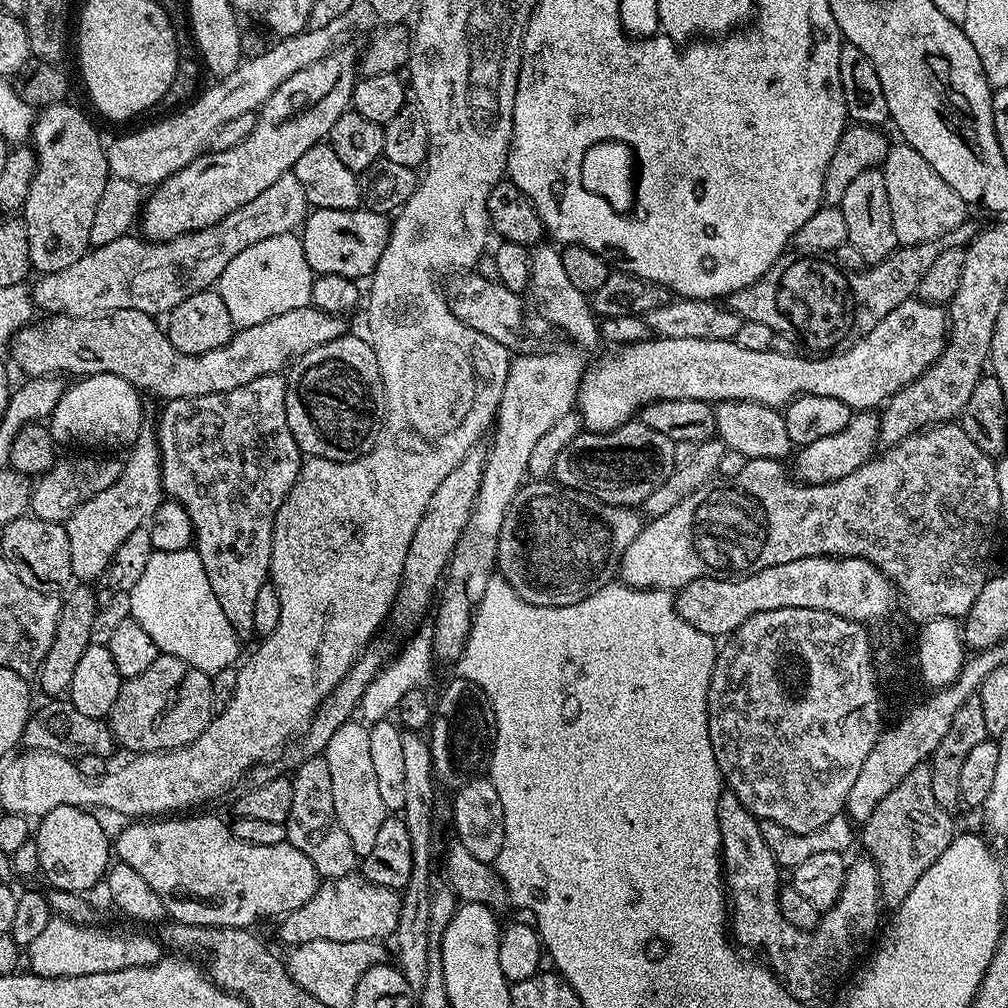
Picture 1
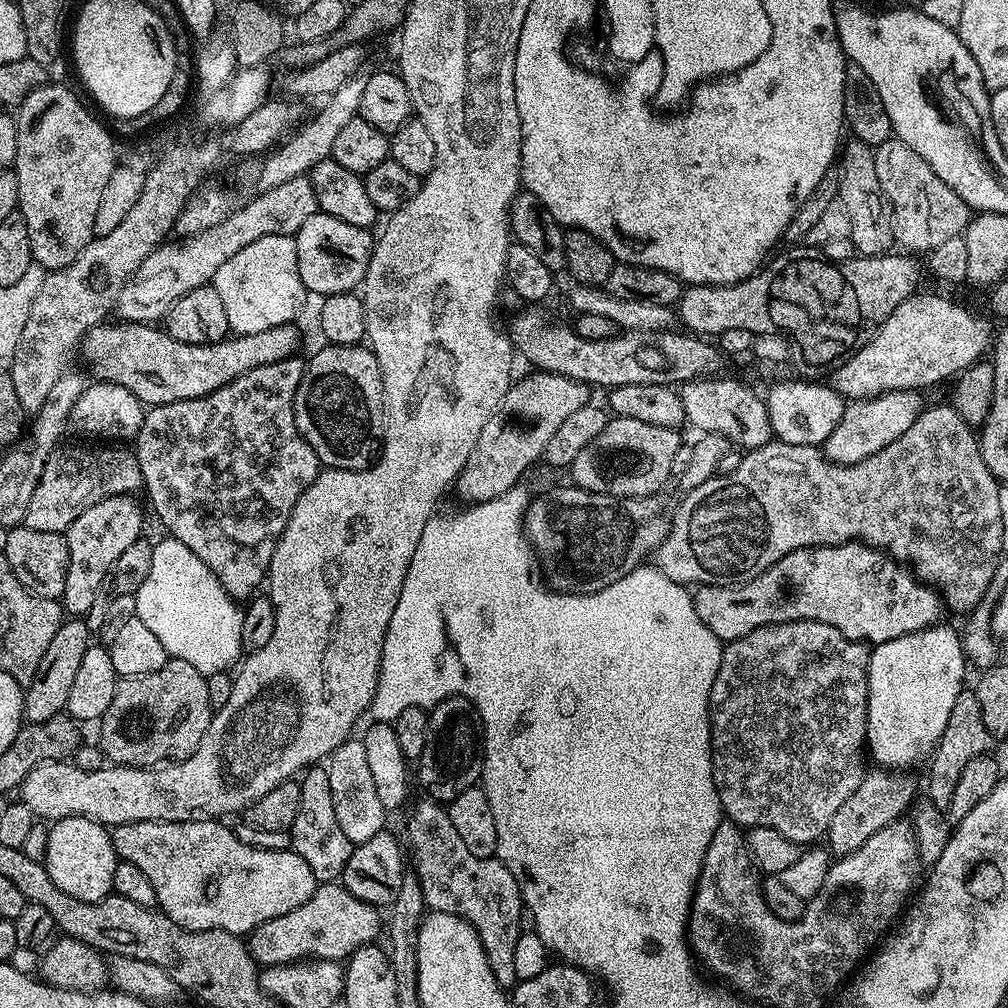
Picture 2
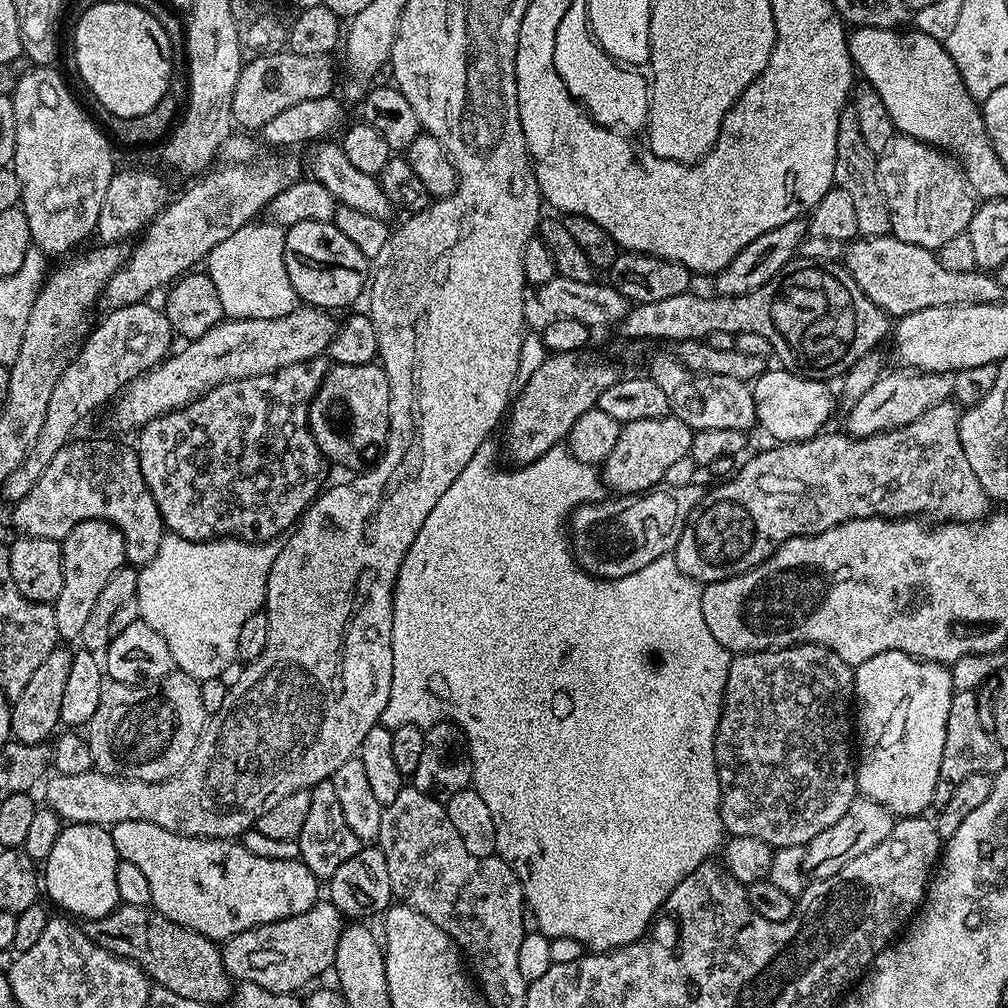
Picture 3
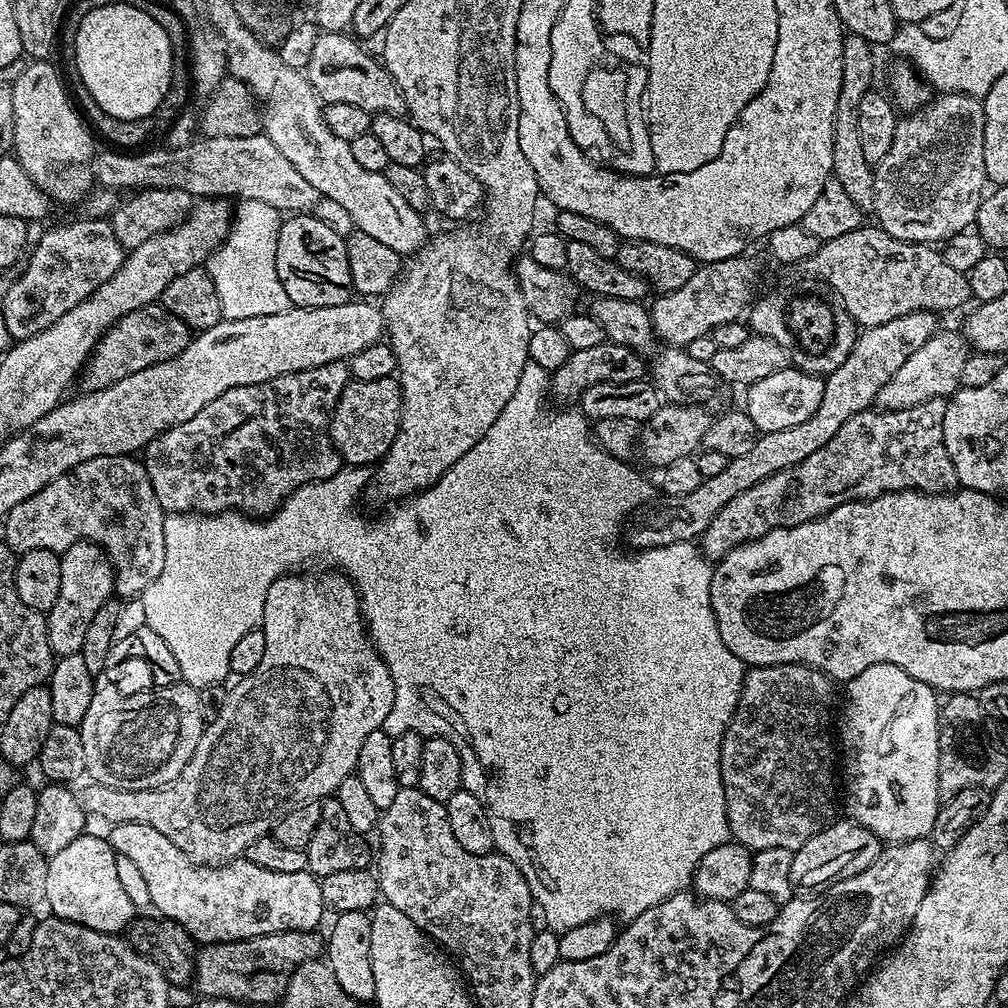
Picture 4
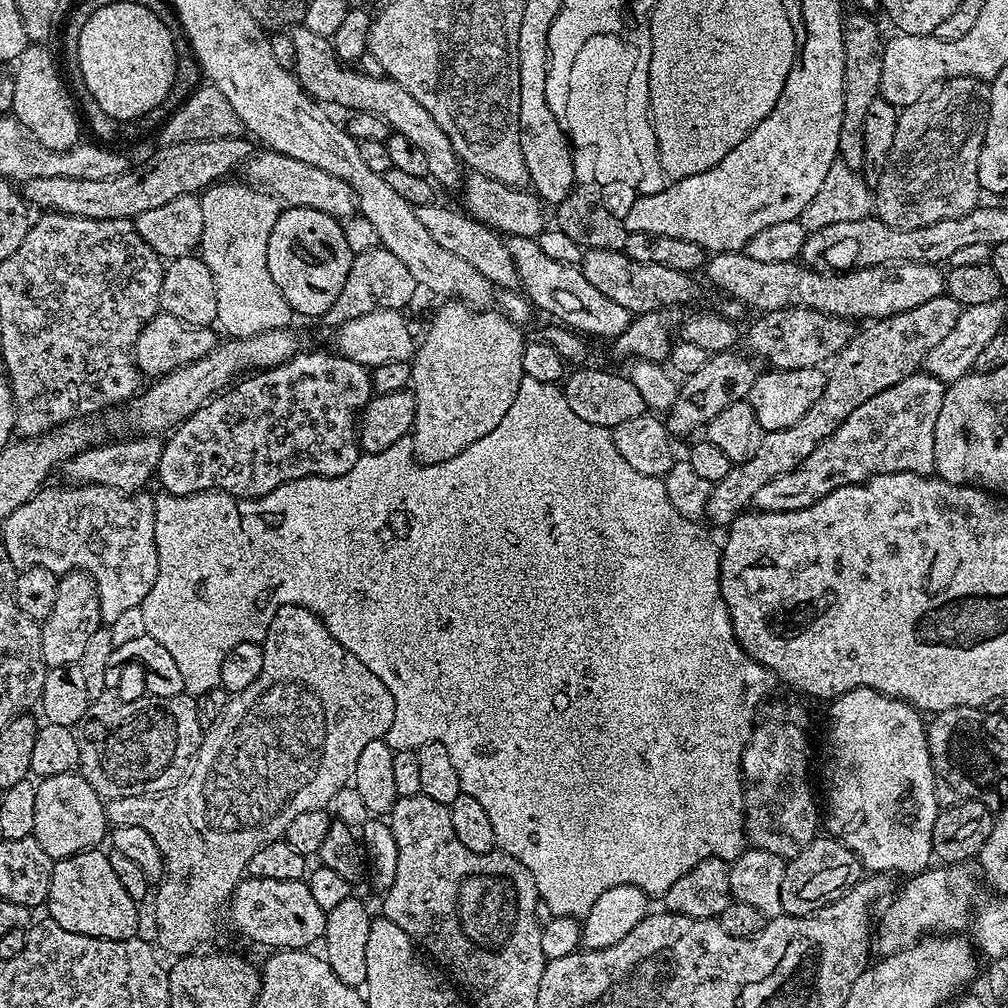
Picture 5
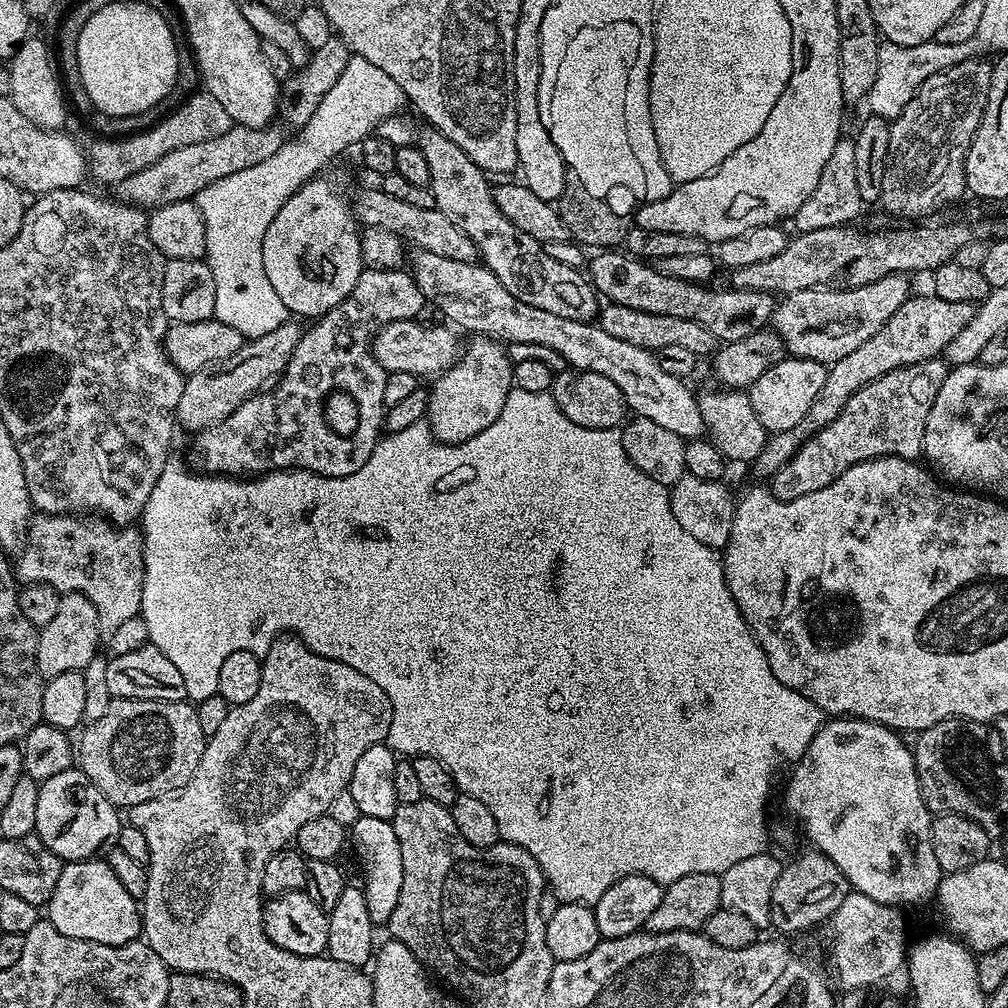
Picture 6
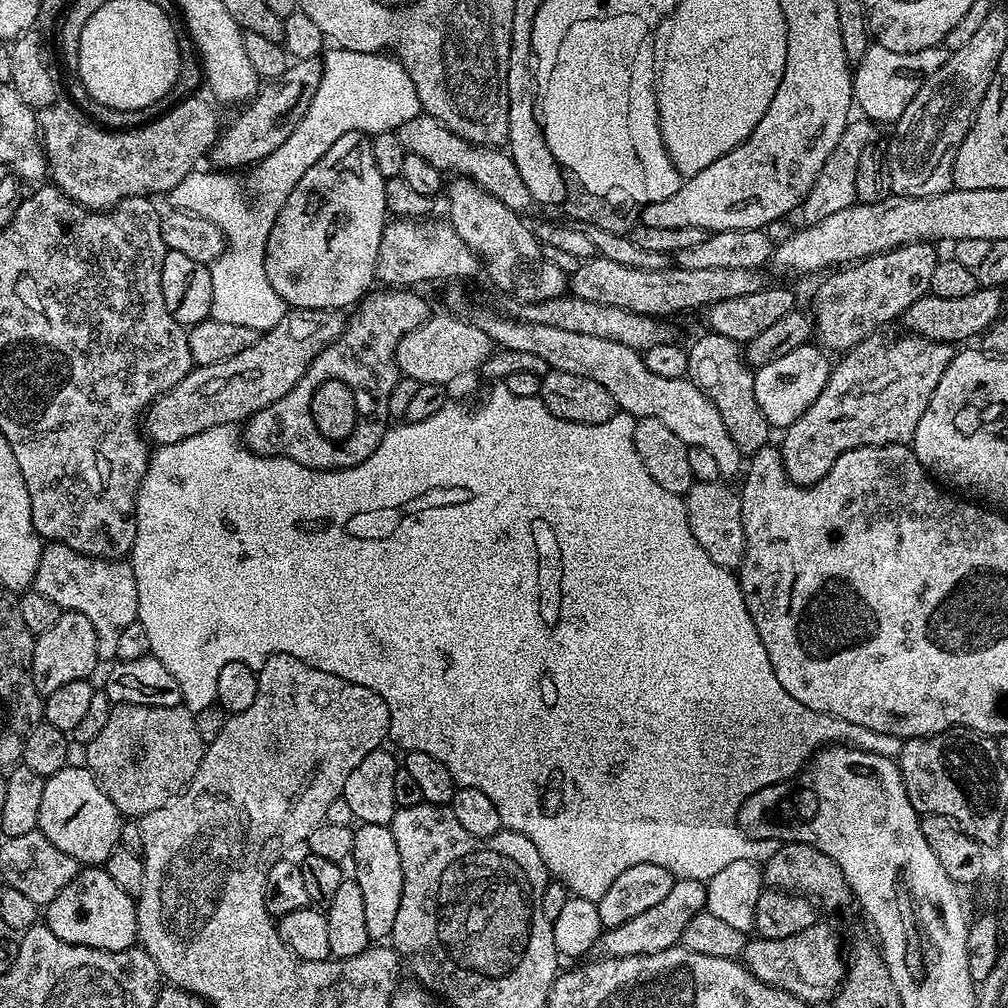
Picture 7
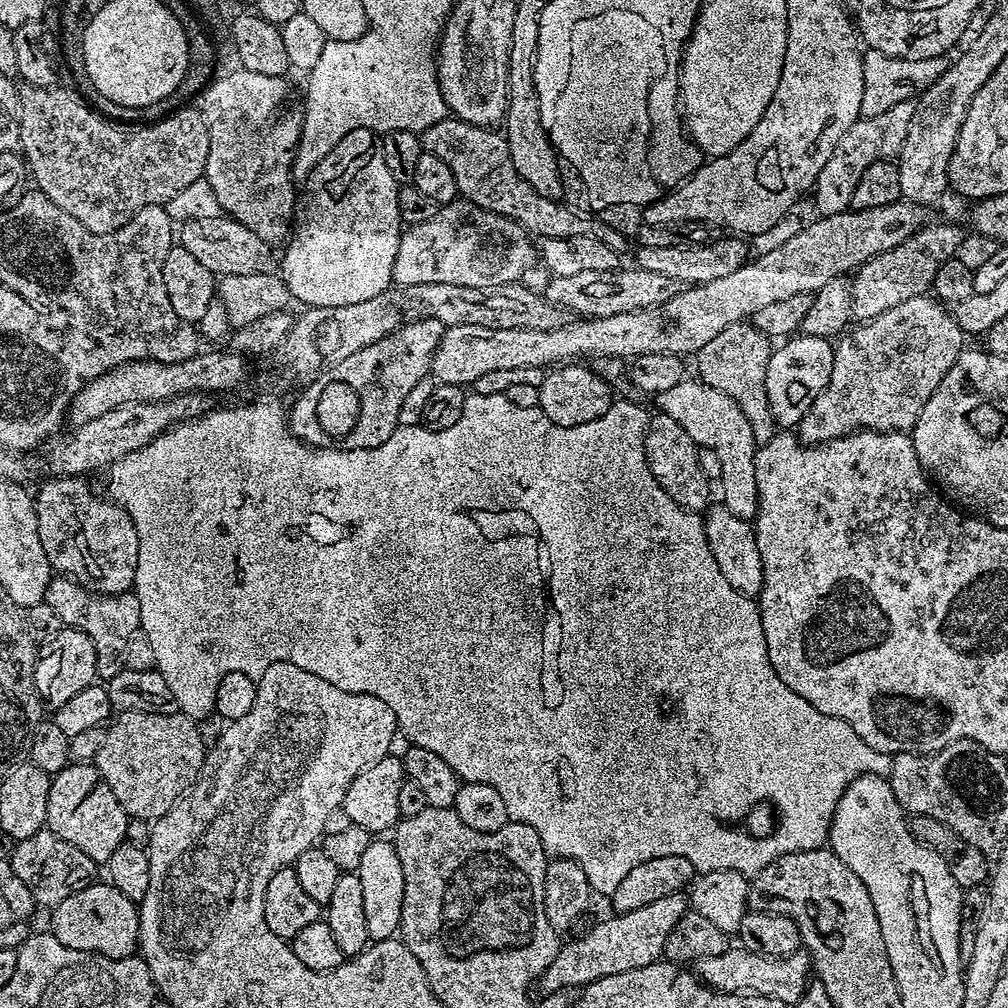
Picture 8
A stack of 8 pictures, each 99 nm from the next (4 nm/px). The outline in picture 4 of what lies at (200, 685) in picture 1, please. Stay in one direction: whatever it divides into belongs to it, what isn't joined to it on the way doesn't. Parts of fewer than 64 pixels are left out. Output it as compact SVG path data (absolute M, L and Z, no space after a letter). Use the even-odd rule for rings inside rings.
M183 682L149 689L149 692L132 692L129 696L116 688L97 687L93 691L86 718L82 718L78 727L86 753L87 775L92 776L95 783L114 786L118 790L160 788L177 780L190 762L206 727L199 691Z

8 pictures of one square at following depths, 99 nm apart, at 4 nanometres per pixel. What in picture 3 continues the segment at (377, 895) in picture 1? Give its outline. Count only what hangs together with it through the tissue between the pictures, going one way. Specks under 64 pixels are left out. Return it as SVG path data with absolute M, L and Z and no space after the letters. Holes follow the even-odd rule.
M318 902L302 914L260 924L223 941L224 965L233 981L257 984L271 992L299 993L336 962L336 947L346 927L345 917L330 902Z

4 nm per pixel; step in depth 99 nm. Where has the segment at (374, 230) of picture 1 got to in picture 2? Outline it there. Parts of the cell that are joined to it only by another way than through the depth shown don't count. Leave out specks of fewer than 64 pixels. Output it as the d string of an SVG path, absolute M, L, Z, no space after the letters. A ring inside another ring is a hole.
M317 210L313 216L306 218L295 234L298 250L298 274L309 293L317 292L323 298L351 292L359 289L364 282L364 275L372 257L374 247L373 233L367 228L350 226L342 218Z

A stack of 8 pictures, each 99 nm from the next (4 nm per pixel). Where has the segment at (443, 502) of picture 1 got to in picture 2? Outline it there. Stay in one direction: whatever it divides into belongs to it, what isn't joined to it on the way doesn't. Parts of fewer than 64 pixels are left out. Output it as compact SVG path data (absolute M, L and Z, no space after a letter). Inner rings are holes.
M532 370L529 373L509 387L496 413L482 426L482 434L478 434L478 442L474 442L474 450L470 450L470 458L456 479L454 492L469 505L493 500L517 487L523 481L520 479L524 471L547 453L550 438L558 434L558 426L574 410L589 403L589 385L553 372Z

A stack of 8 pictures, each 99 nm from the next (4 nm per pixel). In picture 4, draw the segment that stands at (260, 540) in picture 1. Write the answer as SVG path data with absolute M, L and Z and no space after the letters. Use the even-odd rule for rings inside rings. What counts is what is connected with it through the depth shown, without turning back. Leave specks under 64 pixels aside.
M339 360L338 362L330 362L326 366L314 366L310 370L298 370L294 374L282 374L278 378L270 378L270 382L258 382L254 386L234 386L234 390L226 390L226 394L214 398L214 402L210 402L210 406L202 406L202 410L198 410L198 414L194 414L194 418L190 418L190 422L182 422L170 430L158 434L148 443L148 447L143 449L142 463L150 478L150 486L154 486L154 494L158 494L158 502L164 507L165 513L242 512L245 516L253 518L267 518L284 505L285 498L292 496L294 490L333 476L340 471L342 461L340 452L332 444L332 439L328 433L328 421L330 413L336 408L336 400L349 382L348 365L345 361Z

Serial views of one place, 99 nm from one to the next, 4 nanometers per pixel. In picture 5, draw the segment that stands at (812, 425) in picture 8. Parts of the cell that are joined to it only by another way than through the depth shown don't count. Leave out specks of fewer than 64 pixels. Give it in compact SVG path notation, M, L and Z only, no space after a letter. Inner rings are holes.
M918 371L913 376L902 378L898 386L890 386L890 390L882 390L882 394L874 394L870 402L862 402L806 462L799 464L790 474L782 474L774 478L774 482L766 482L762 490L758 490L754 501L755 507L761 512L793 512L806 506L814 506L826 494L838 490L847 484L860 484L872 476L887 472L913 472L919 476L930 476L936 471L934 466L934 422L942 410L945 381L934 378L926 371Z

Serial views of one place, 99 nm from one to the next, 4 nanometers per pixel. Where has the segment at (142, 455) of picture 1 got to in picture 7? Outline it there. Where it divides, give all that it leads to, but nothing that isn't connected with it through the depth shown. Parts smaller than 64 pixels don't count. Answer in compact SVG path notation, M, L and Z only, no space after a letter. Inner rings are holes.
M61 611L58 622L41 636L35 637L32 645L32 677L34 686L41 694L47 694L66 686L66 682L87 680L100 660L98 638L94 626L86 614Z

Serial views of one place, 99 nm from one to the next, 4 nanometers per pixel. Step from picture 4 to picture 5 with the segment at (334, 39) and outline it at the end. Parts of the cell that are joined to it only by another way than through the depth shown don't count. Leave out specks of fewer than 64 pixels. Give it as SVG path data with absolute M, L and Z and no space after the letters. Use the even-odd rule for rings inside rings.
M297 26L291 29L290 35L294 42L294 75L313 100L325 106L337 104L340 108L348 108L349 113L378 114L378 118L382 118L382 122L386 122L392 132L402 134L402 138L410 138L410 142L414 142L414 146L426 154L428 176L441 189L461 187L462 165L454 146L450 146L450 138L446 138L442 126L434 122L430 110L426 110L422 102L417 102L410 90L398 86L398 82L389 80L383 74L371 76L368 72L359 72L356 66L349 66L336 55L331 39L314 34L314 30Z

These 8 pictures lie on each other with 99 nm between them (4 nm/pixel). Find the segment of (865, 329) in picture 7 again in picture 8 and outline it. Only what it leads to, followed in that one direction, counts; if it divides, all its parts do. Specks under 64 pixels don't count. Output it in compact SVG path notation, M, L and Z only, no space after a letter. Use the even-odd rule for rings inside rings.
M944 220L925 222L906 242L861 264L850 280L851 319L863 322L882 314L882 310L890 310L890 306L898 306L898 302L906 302L906 298L925 295L931 289L936 266L955 257L958 242L962 242L964 235L961 229Z

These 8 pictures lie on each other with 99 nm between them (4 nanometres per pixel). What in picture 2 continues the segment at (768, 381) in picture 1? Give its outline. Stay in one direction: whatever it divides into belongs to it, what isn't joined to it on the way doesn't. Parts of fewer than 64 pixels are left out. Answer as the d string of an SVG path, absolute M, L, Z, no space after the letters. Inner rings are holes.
M914 294L903 300L898 310L894 310L894 314L890 314L890 318L886 318L886 322L876 329L874 338L831 373L830 386L835 392L853 401L865 400L894 390L925 390L924 388L932 388L943 380L951 381L959 376L962 370L976 363L993 347L994 328L982 317L975 316L970 309L963 308L944 296L920 295Z

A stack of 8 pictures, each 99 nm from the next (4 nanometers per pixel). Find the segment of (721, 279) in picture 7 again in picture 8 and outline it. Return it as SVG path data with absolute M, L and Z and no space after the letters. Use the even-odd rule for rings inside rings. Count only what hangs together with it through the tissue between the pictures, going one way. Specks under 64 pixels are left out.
M637 266L612 270L580 270L578 274L562 274L551 277L542 289L545 300L554 306L565 308L576 318L606 318L610 314L624 314L626 310L640 310L666 302L682 290L682 285L665 275L656 274Z

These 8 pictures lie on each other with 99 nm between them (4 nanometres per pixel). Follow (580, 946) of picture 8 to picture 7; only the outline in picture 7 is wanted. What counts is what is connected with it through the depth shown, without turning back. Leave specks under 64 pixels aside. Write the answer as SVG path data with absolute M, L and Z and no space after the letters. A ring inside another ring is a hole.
M677 879L670 888L670 894L651 906L650 910L635 915L620 926L607 929L599 939L599 951L602 950L604 956L626 958L638 954L656 954L658 950L677 947L682 938L682 930L686 930L690 918L705 911L705 902L706 887L701 881Z

